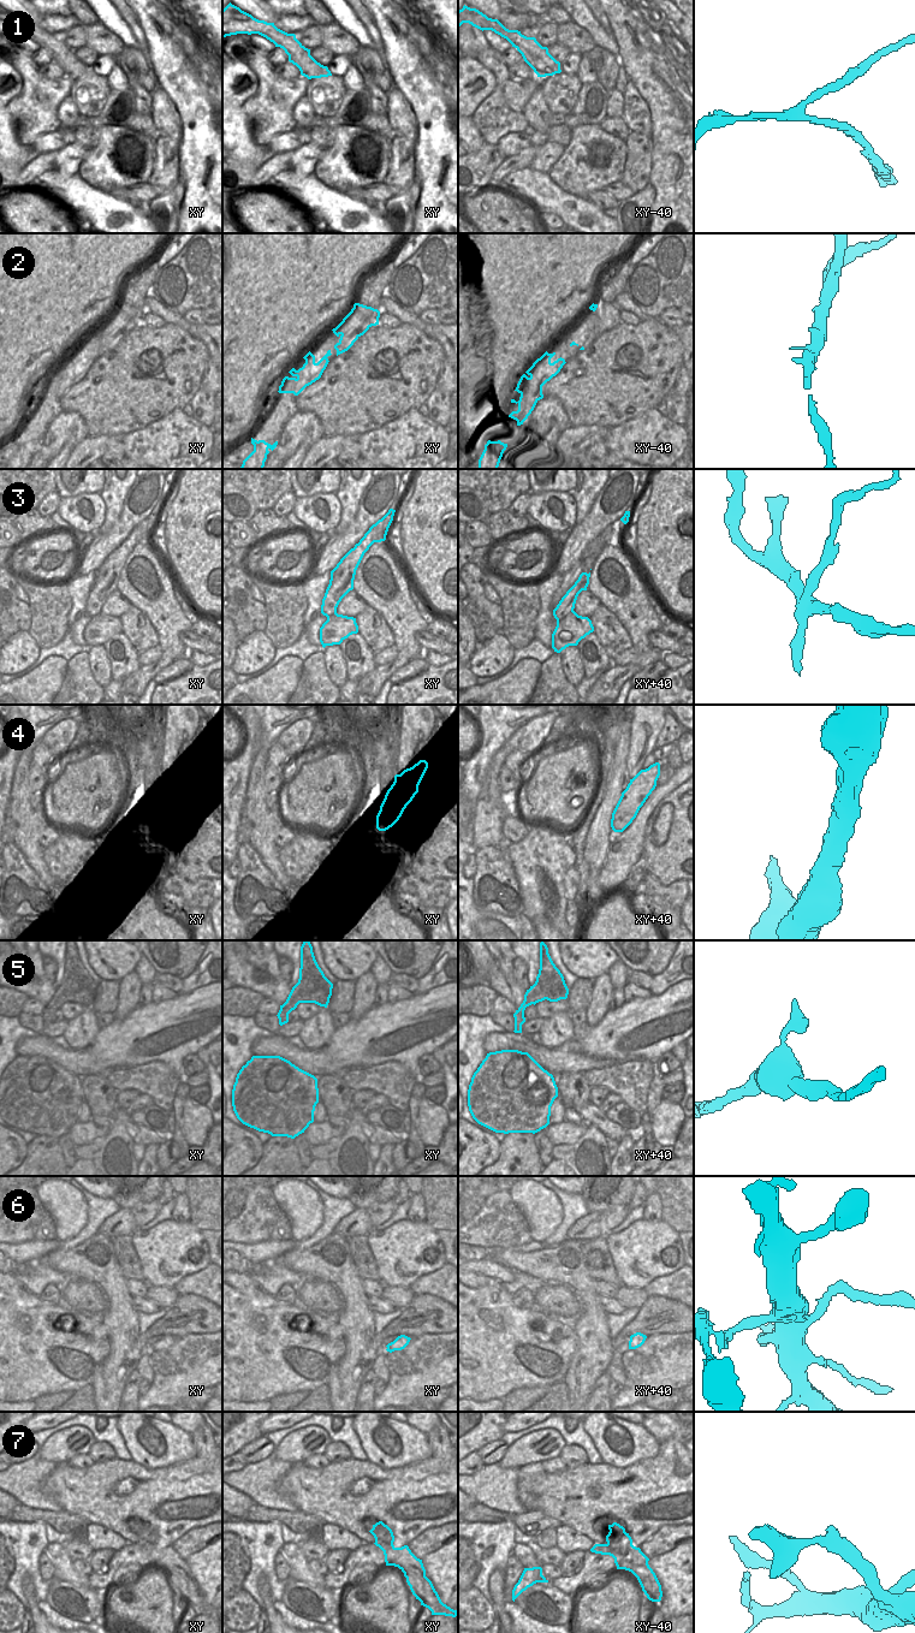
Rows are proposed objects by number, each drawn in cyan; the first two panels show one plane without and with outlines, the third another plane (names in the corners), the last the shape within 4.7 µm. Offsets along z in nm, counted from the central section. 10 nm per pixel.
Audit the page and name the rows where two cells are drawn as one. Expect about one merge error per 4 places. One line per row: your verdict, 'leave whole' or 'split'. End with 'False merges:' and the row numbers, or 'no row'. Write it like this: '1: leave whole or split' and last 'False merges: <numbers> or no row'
1: split
2: split
3: split
4: leave whole
5: leave whole
6: leave whole
7: leave whole
False merges: 1, 2, 3

